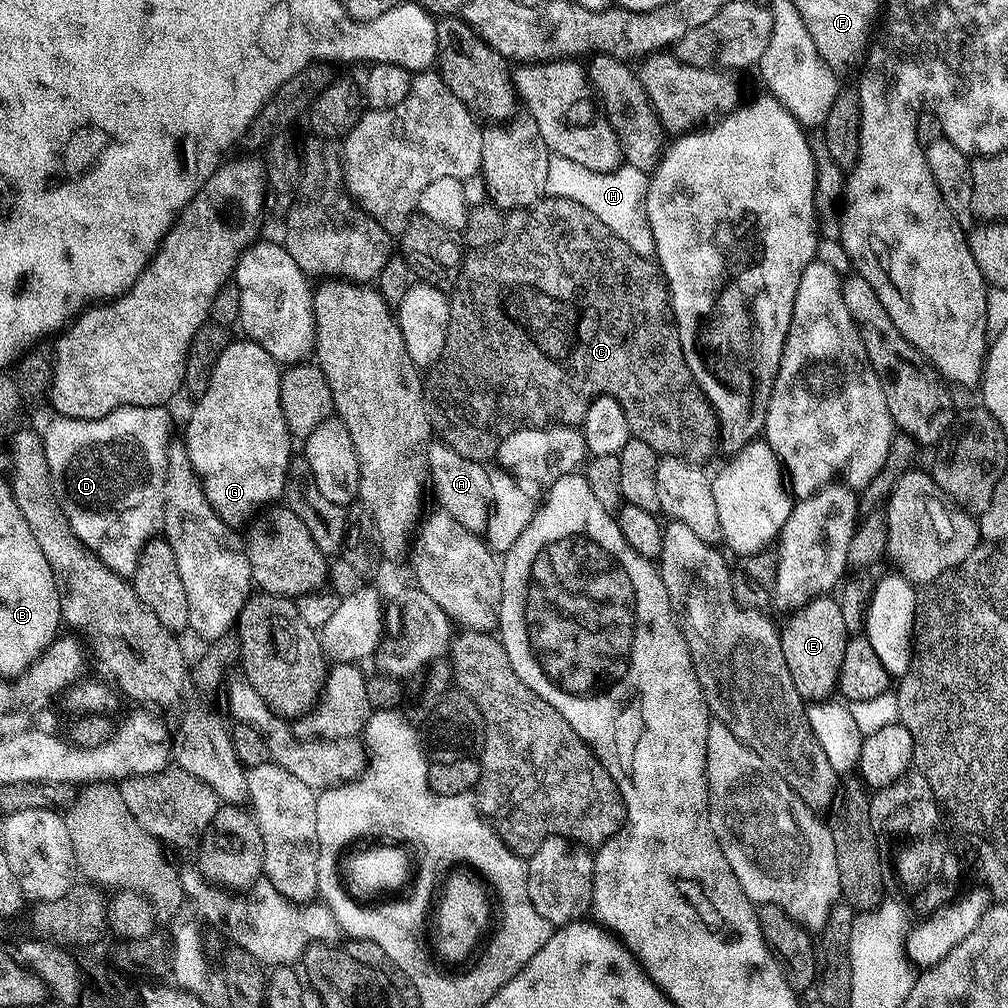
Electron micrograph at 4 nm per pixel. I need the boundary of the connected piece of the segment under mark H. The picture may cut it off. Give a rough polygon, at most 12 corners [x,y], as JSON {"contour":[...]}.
{"contour":[[551,153],[544,191],[586,206],[641,253],[645,169],[589,170]]}

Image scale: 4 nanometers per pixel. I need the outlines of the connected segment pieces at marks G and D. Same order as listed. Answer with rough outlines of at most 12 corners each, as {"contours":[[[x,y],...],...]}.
{"contours":[[[233,339],[182,443],[243,529],[283,497],[281,365]],[[167,407],[57,415],[52,487],[89,552],[134,574],[161,531]]]}

